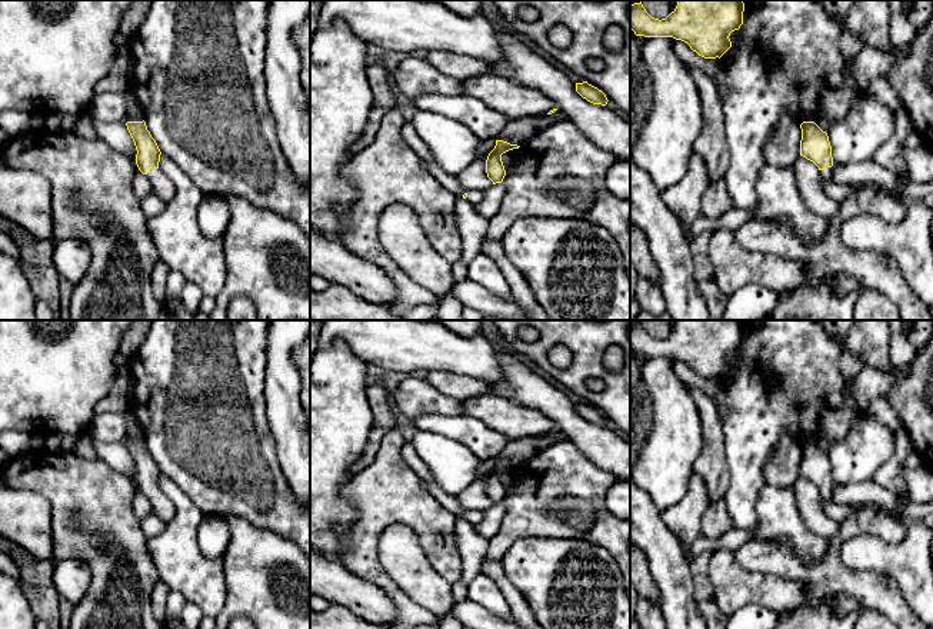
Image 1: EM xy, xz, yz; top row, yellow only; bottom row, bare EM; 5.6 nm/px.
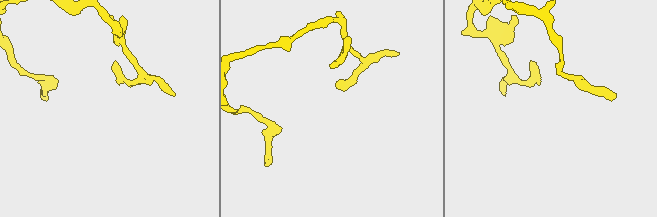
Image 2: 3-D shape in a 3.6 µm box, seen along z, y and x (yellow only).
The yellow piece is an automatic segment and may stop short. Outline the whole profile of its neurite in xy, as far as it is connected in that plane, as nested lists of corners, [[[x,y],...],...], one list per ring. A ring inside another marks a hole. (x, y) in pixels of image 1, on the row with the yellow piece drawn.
[[[127,122],[127,130],[134,142],[139,170],[150,180],[153,192],[167,204],[176,196],[174,183],[159,169],[160,149],[147,130],[146,122]]]

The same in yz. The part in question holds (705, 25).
[[[677,0],[676,9],[659,20],[652,17],[640,1],[630,6],[630,29],[636,36],[673,37],[687,43],[704,59],[720,59],[732,47],[730,33],[743,24],[743,11],[742,0]]]

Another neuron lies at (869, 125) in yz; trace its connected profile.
[[[867,93],[854,99],[849,113],[827,133],[834,164],[873,160],[874,153],[893,136],[894,113]]]

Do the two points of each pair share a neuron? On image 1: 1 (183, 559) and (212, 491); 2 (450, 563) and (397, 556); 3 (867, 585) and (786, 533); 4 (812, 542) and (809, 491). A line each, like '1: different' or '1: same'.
1: different
2: different
3: different
4: different

